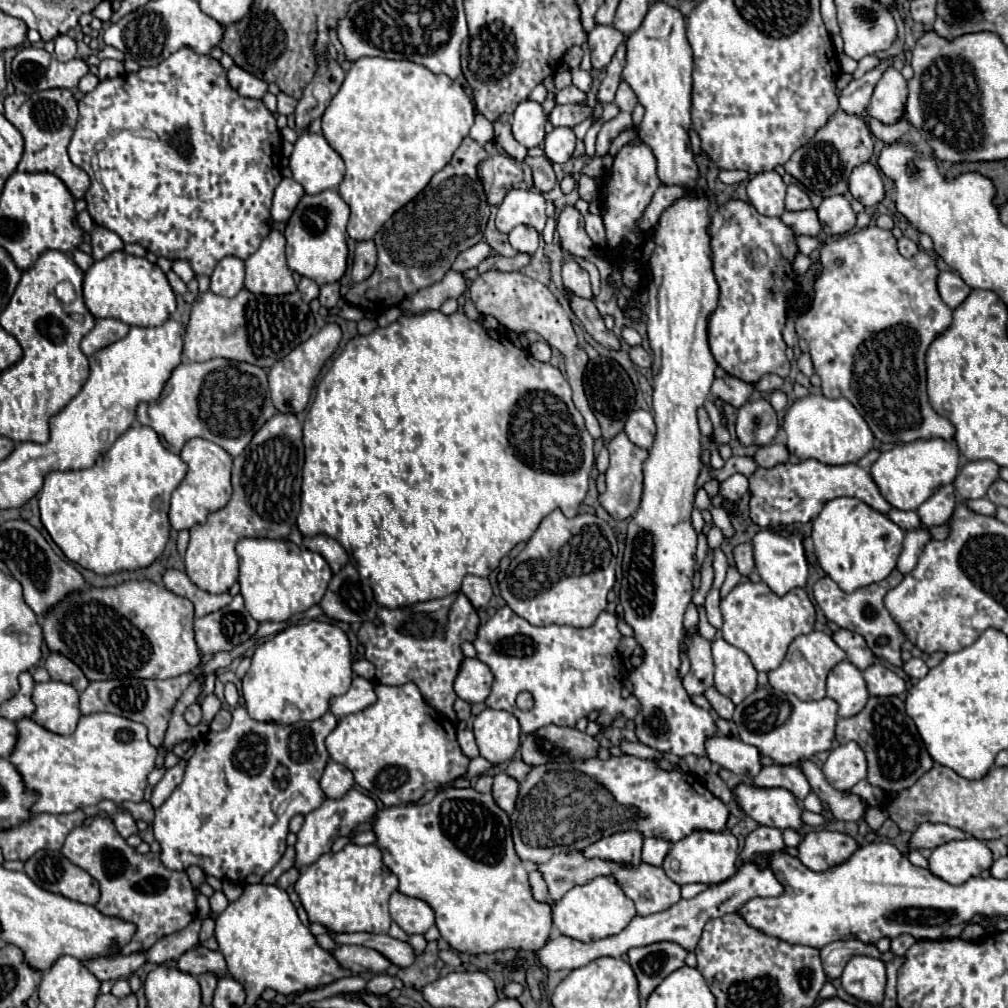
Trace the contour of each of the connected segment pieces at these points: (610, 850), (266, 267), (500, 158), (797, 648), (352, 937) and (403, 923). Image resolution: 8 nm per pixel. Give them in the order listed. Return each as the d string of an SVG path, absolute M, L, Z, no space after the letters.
M625 830L601 838L599 842L595 842L585 850L585 856L609 858L613 862L637 866L637 862L641 862L641 846L643 846L643 834L637 830Z
M271 230L259 250L245 260L245 288L253 294L291 294L297 290L285 260L285 236Z
M505 155L489 156L485 162L481 162L479 174L485 186L489 204L501 204L505 194L513 188L515 182L523 181L521 188L533 186L529 166Z
M813 630L809 634L797 636L783 664L769 672L769 684L785 694L795 694L799 700L821 700L825 698L825 680L835 664L845 660L845 650L839 648L833 638L823 631Z
M331 932L329 934L335 944L361 944L367 948L373 948L381 952L385 958L389 958L393 964L399 968L407 968L415 962L415 950L407 944L401 942L389 934L365 934L365 932L353 932L353 934L339 934Z
M401 892L391 894L389 910L391 910L391 918L407 934L425 934L435 924L435 912L425 900L411 898Z

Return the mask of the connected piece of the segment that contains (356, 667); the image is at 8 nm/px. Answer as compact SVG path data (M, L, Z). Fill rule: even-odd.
M357 660L355 664L353 664L353 672L355 674L359 674L359 676L363 676L363 678L369 678L369 680L373 680L373 676L375 676L375 666L369 662L369 660Z

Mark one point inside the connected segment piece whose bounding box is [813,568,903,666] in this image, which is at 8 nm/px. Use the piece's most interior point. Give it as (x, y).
(863, 611)

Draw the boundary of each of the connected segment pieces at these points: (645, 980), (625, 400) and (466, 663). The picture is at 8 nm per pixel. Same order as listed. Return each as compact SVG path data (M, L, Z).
M657 942L643 948L629 950L629 962L639 980L641 998L649 998L653 990L677 968L685 964L685 954L681 946L673 942Z
M599 356L597 360L587 364L583 384L585 384L585 394L589 398L589 406L601 424L603 438L605 440L615 438L623 430L625 418L633 412L633 406L635 406L635 388L629 374L613 358Z
M465 658L455 680L455 692L469 704L485 702L491 694L493 672L477 658Z

